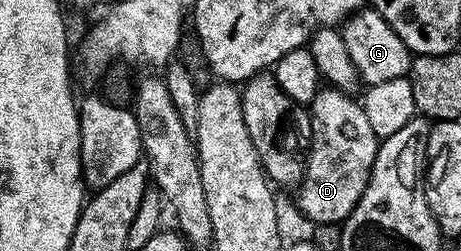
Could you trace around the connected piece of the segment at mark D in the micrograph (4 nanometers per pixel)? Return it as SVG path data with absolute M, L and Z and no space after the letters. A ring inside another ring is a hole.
M330 86L320 87L311 99L311 143L306 157L307 170L297 185L299 208L311 219L312 225L339 224L357 206L373 162L377 158L380 137L373 134L369 118L365 118L362 103L354 95Z

